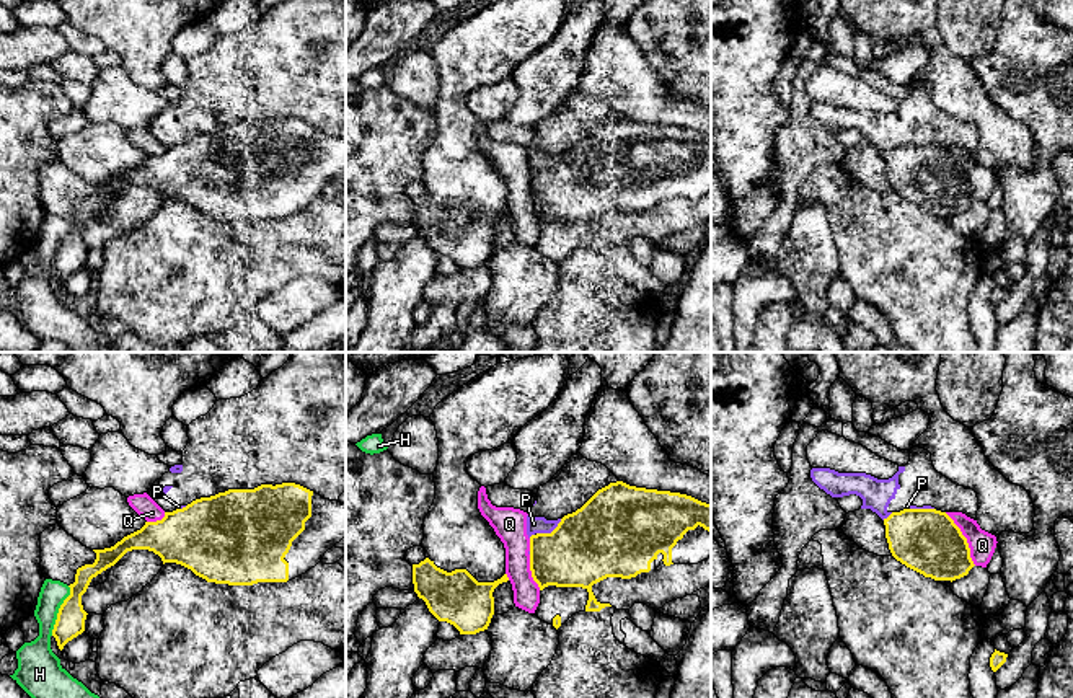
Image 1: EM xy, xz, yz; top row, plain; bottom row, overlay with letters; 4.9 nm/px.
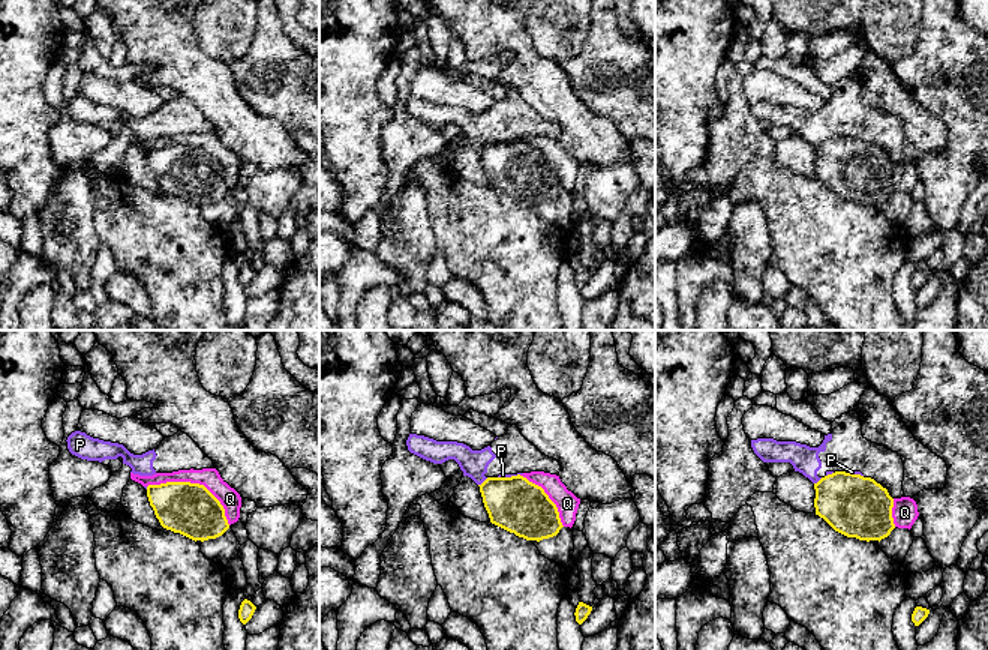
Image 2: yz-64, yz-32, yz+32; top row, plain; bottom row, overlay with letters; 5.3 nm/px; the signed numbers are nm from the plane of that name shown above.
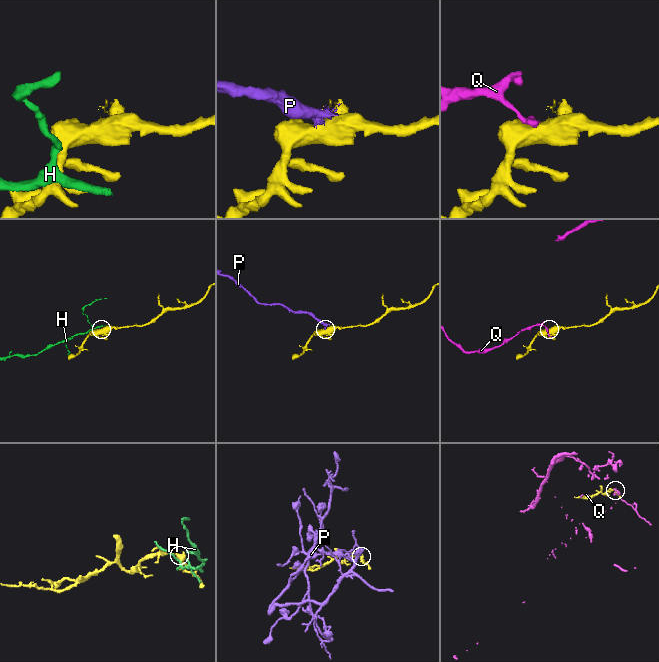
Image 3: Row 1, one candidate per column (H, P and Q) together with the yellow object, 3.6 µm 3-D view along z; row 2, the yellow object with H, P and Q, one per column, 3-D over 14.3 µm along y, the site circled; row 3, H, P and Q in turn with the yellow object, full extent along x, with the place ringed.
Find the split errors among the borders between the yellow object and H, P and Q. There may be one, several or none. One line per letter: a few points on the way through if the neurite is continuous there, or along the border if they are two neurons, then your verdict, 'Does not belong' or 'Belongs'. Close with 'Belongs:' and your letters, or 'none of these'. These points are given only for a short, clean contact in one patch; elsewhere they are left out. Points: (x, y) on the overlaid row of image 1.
H: Does not belong
P: Boundary: xz (561, 519), (550, 532), (537, 534). Does not belong
Q: Does not belong
Belongs: none of these

